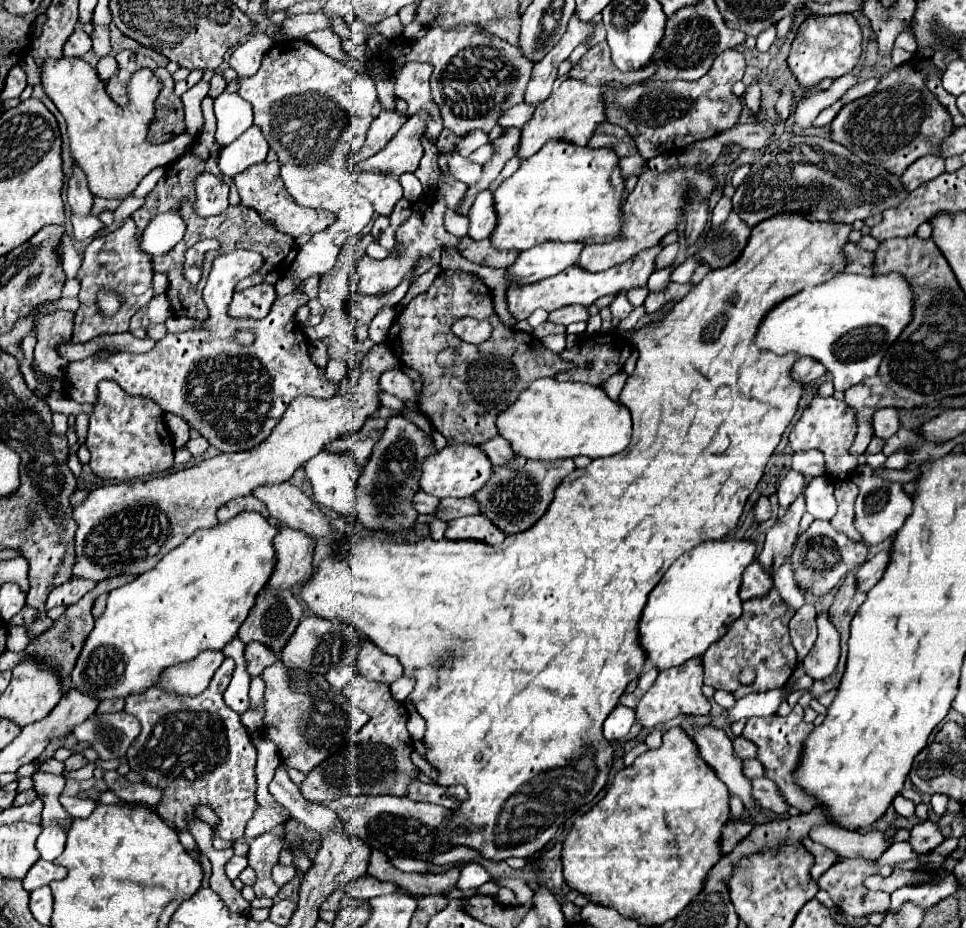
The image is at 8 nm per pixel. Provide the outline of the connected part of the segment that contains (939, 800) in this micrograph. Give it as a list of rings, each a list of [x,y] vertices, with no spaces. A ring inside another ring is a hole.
[[[944,794],[932,795],[930,799],[930,807],[932,808],[933,812],[938,816],[942,816],[946,811],[947,800],[948,797]]]

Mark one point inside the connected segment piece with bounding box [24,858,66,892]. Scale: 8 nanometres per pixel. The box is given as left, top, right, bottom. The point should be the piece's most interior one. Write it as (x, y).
(43, 872)

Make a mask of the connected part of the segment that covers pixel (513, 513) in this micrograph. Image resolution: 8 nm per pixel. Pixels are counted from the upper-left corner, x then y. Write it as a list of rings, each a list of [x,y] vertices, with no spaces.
[[[516,456],[504,466],[496,466],[492,478],[488,484],[478,490],[474,496],[480,500],[480,510],[482,514],[490,516],[498,528],[502,528],[506,534],[516,534],[524,532],[530,528],[548,508],[552,502],[552,490],[562,482],[562,478],[572,472],[572,462],[570,460],[554,460],[554,462],[544,462],[544,460],[526,460],[524,456]]]

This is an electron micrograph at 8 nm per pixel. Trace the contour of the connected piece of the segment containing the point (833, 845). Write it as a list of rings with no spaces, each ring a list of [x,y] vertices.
[[[838,824],[814,826],[810,830],[810,838],[830,850],[834,850],[842,858],[872,858],[878,860],[880,854],[890,846],[884,838],[884,832],[878,830],[848,830]]]

